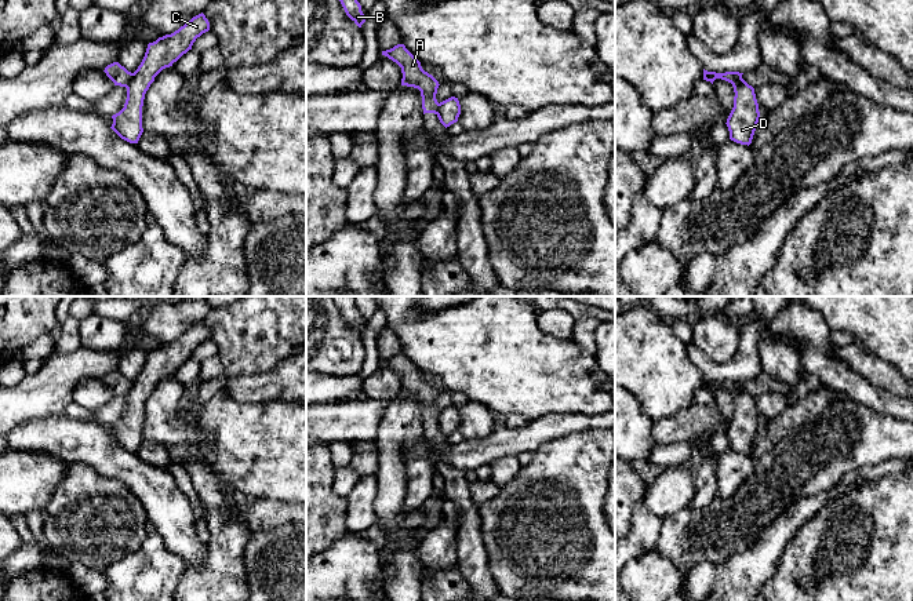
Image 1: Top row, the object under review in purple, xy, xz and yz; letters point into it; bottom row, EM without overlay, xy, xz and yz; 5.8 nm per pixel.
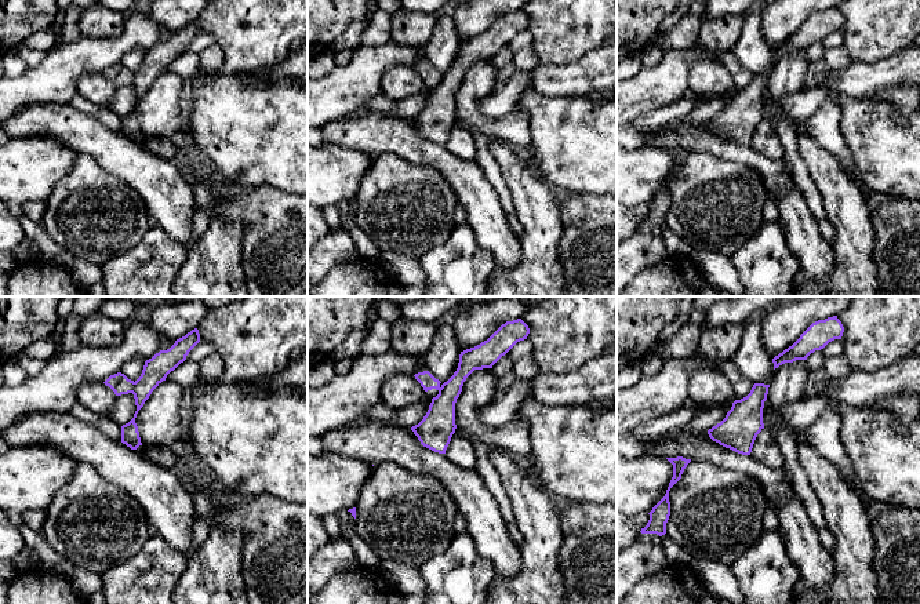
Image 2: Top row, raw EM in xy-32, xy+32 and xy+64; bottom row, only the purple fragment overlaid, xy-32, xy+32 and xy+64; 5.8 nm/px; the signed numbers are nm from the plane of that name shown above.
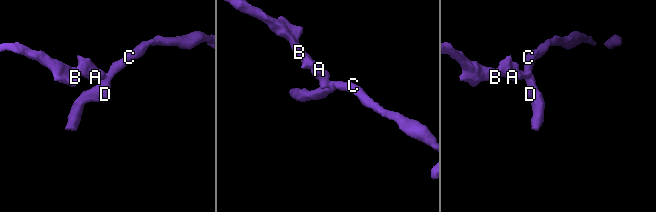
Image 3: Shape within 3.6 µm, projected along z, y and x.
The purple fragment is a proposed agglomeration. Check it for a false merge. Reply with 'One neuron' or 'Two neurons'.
Two neurons

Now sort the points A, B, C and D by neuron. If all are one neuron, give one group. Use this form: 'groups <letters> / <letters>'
groups A B / C D

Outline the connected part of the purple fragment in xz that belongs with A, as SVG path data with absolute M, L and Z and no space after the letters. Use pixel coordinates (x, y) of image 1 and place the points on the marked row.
M397 44L390 50L382 51L382 55L401 68L401 85L414 87L421 91L423 114L437 114L440 103L436 99L436 94L440 84L432 74L422 69L421 62L405 48L405 45Z

